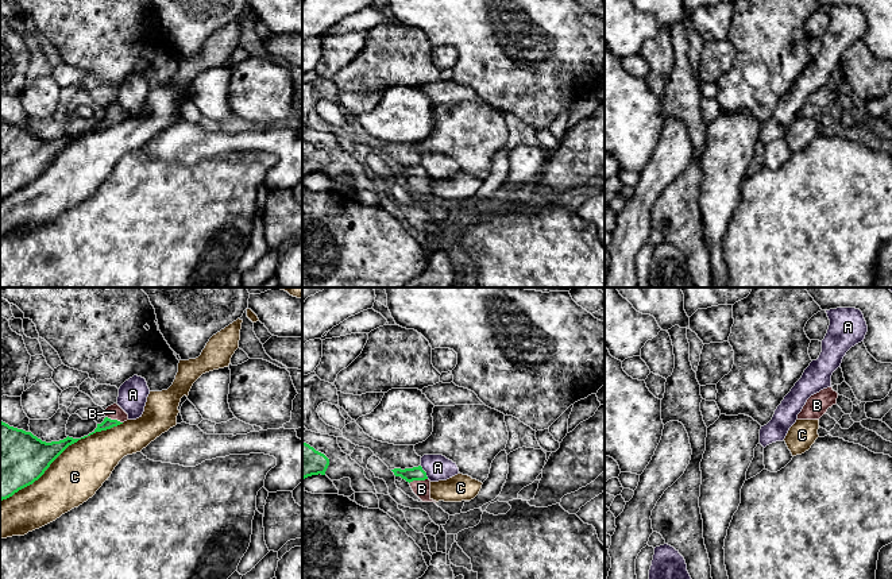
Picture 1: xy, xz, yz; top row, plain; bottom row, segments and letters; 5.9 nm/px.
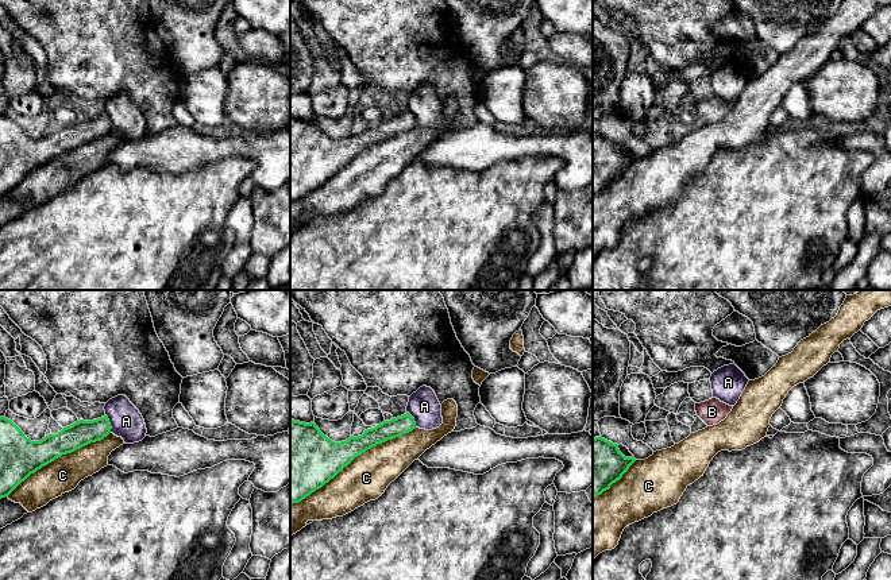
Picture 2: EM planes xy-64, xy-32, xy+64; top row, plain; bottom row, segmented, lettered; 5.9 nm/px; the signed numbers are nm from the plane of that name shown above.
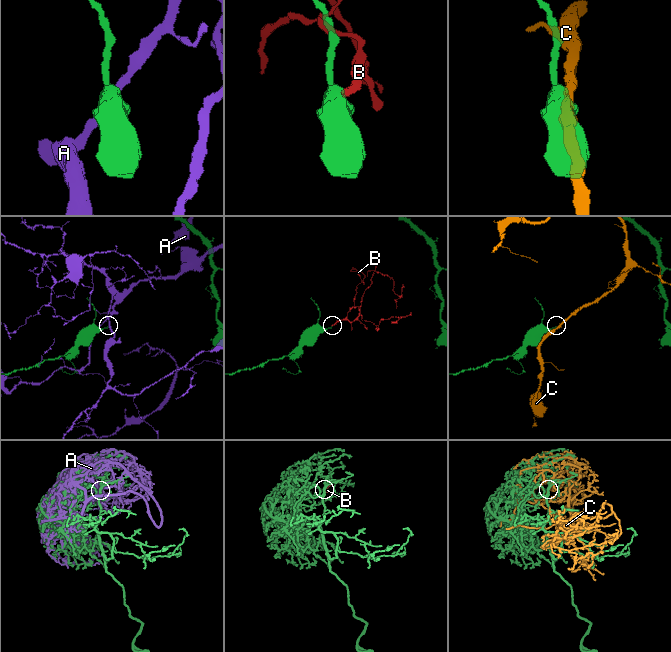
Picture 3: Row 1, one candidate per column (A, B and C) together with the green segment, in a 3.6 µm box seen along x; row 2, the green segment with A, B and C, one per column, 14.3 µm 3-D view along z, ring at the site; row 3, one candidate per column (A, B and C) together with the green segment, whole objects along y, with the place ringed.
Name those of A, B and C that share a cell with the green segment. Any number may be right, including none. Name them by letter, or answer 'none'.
B

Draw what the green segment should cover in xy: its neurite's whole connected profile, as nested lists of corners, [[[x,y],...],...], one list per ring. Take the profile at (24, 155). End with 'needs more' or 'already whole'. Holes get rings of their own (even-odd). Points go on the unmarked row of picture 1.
[[[0,119],[0,198],[38,178],[50,162],[81,136],[46,140]]] | already whole

